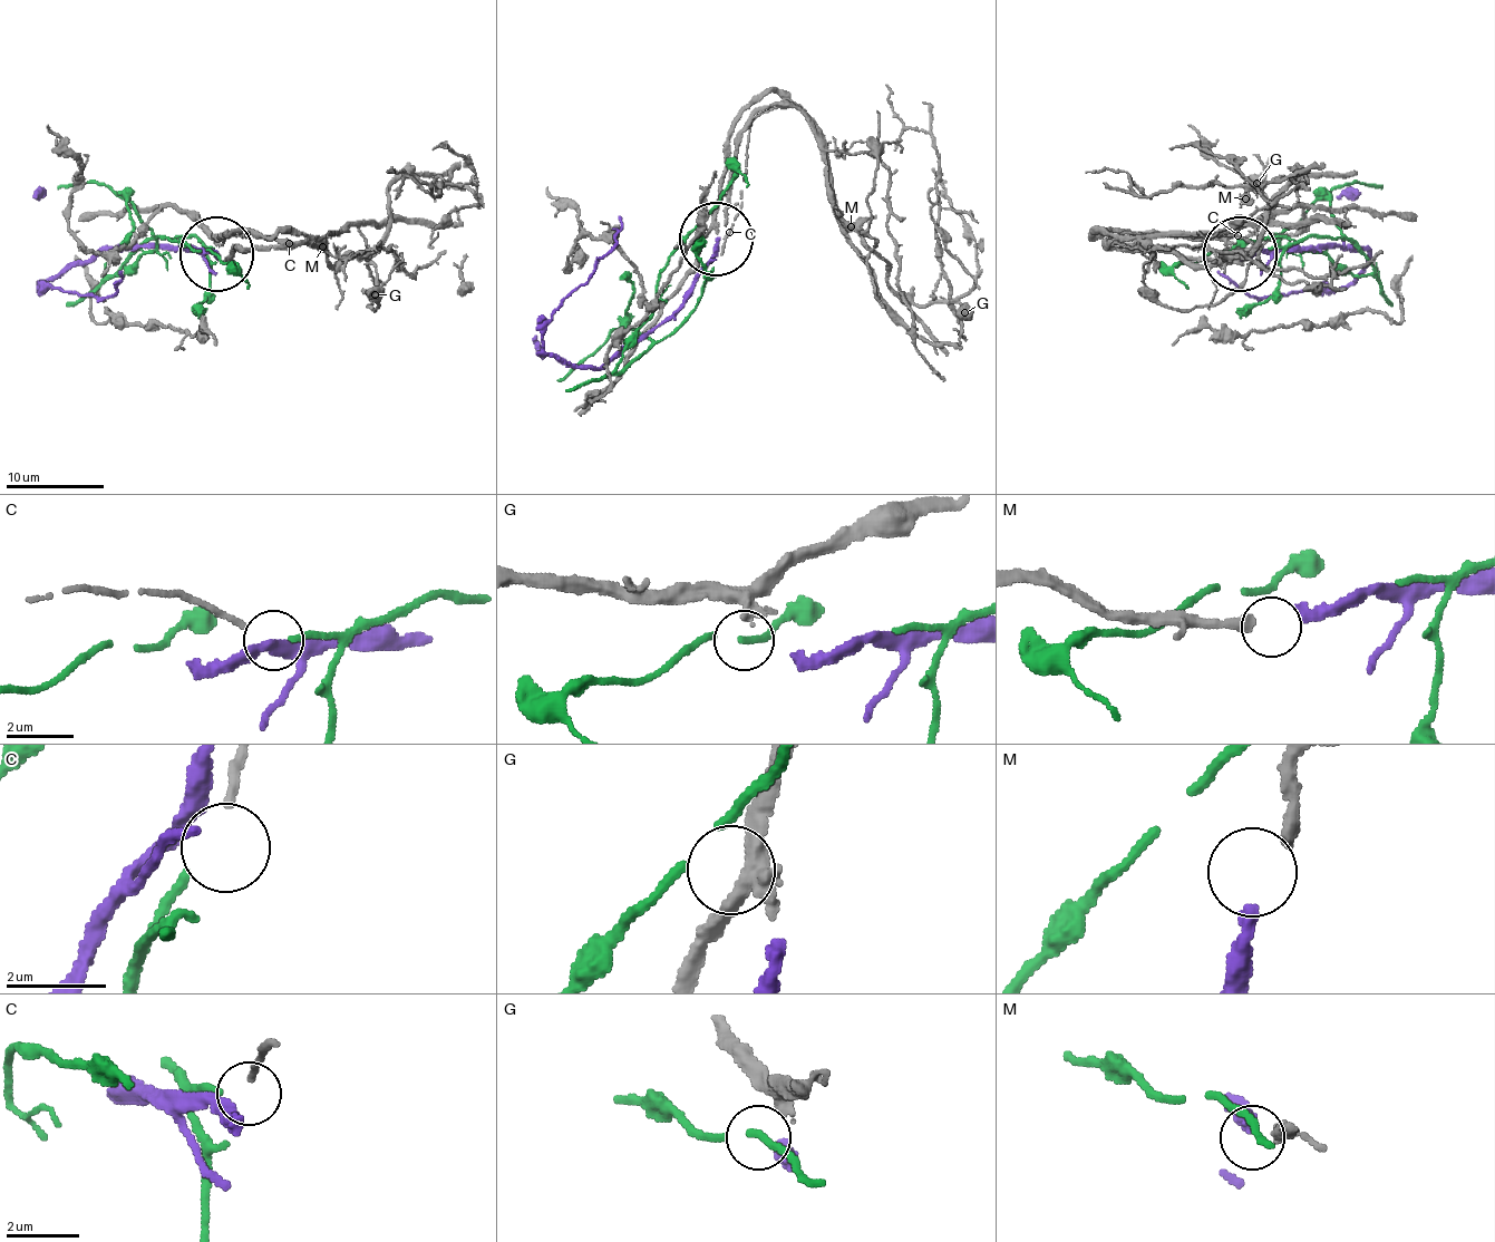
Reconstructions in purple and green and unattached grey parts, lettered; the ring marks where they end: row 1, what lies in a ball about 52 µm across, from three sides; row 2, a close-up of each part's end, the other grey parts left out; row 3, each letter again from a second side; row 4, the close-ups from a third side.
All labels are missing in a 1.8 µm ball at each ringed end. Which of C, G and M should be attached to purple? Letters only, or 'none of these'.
M

